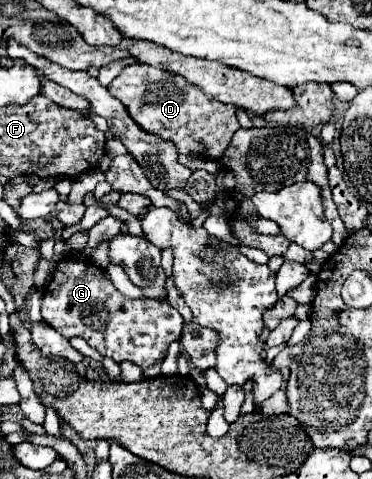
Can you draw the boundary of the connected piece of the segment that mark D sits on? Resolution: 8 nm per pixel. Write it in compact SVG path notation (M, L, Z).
M139 61L123 67L119 77L109 85L109 91L127 107L131 119L143 131L171 139L179 155L197 155L215 161L225 153L233 133L239 129L235 117L237 107L219 103L177 73L155 69Z

